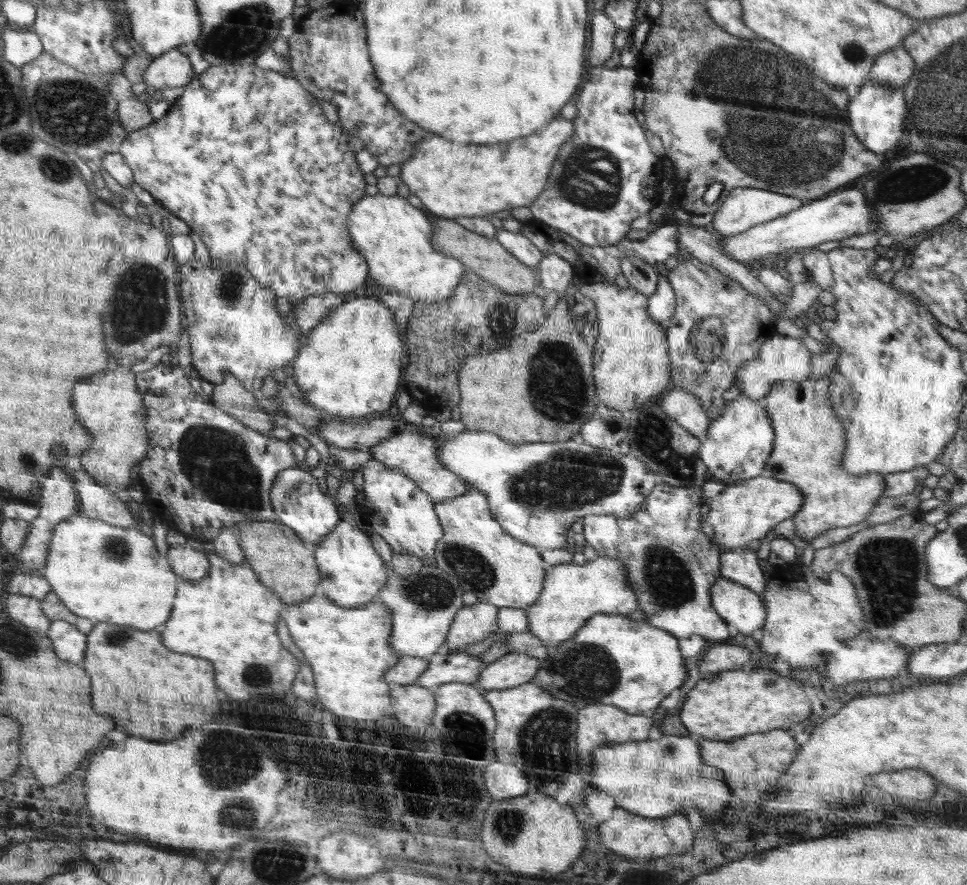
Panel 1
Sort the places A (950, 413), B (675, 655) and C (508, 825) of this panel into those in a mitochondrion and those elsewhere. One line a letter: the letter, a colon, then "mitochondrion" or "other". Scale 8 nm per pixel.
A: other
B: other
C: mitochondrion

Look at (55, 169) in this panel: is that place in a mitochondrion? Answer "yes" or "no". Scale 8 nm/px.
yes

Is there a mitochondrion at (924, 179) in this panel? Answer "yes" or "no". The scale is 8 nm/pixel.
yes

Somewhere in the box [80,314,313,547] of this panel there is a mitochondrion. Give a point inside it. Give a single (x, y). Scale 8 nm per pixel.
(218, 461)

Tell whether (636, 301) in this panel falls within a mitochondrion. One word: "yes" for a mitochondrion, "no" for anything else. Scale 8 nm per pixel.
no

